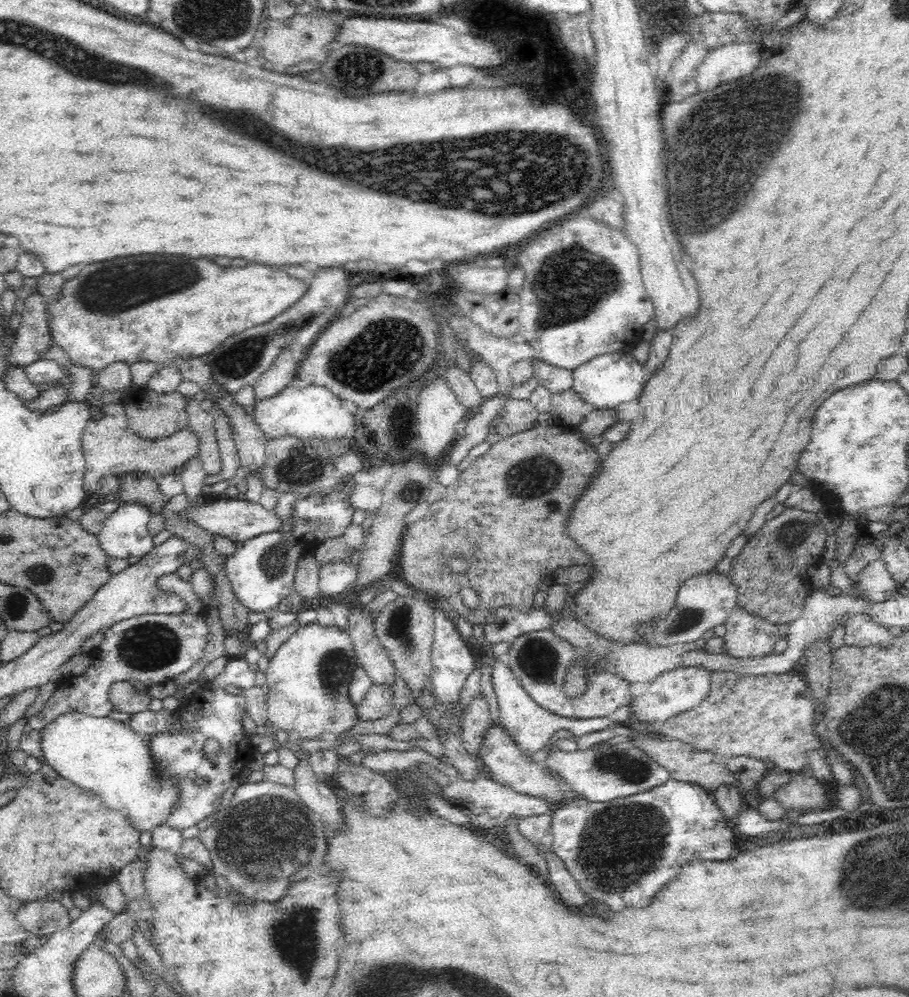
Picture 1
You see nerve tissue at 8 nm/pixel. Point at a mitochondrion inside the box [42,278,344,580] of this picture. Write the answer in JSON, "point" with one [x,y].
{"point":[235,362]}

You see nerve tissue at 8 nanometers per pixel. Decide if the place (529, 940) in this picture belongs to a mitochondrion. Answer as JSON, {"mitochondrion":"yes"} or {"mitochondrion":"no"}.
{"mitochondrion":"no"}

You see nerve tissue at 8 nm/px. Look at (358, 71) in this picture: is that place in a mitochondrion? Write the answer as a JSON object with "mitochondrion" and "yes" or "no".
{"mitochondrion":"yes"}

